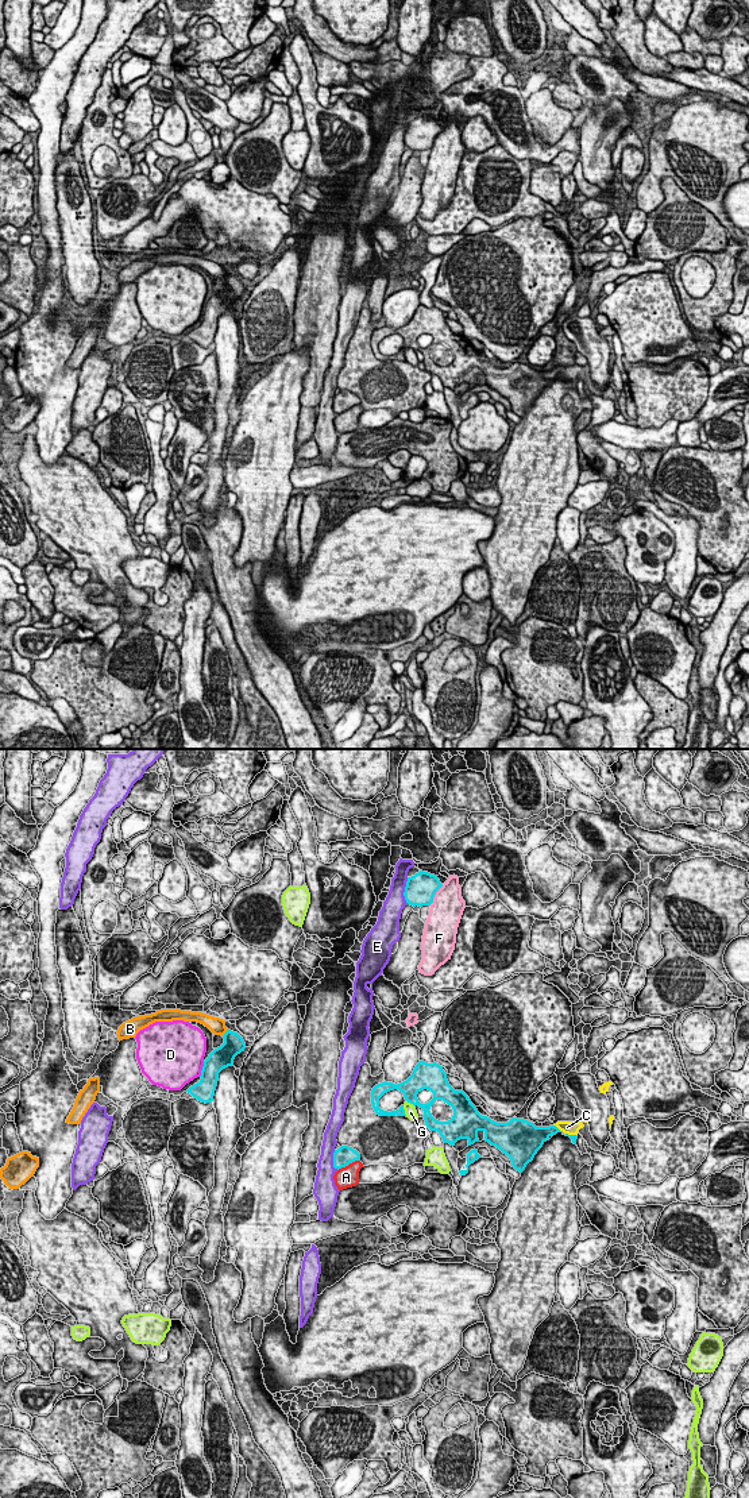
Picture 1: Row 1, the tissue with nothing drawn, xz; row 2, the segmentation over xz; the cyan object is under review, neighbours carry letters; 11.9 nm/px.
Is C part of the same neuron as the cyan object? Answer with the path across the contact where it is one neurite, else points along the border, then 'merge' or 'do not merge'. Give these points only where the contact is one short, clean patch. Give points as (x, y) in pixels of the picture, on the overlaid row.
way xz (539, 1135), (558, 1128), (567, 1127); merge

